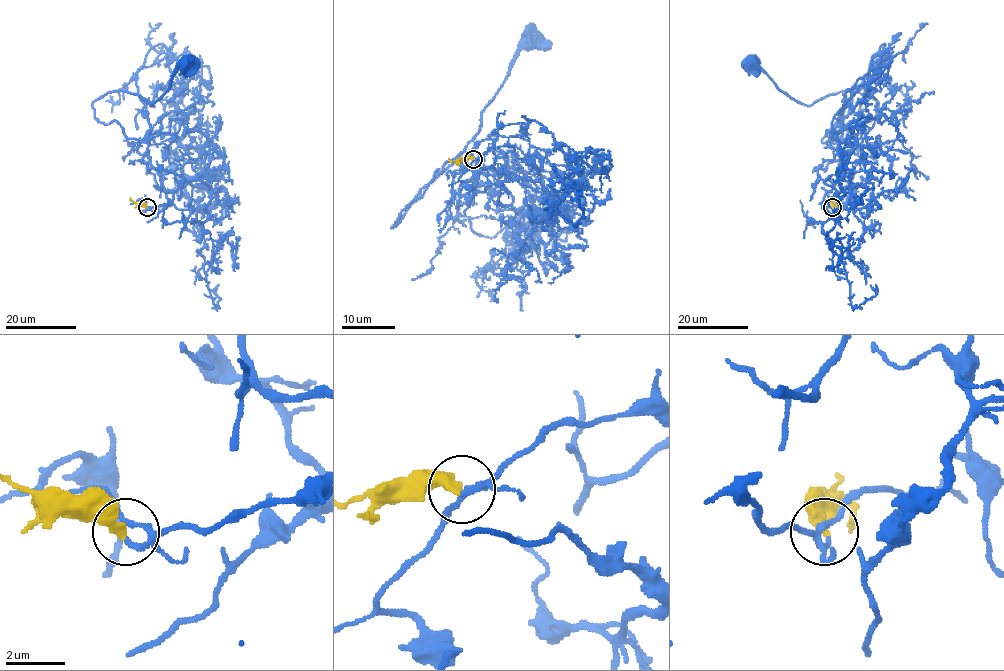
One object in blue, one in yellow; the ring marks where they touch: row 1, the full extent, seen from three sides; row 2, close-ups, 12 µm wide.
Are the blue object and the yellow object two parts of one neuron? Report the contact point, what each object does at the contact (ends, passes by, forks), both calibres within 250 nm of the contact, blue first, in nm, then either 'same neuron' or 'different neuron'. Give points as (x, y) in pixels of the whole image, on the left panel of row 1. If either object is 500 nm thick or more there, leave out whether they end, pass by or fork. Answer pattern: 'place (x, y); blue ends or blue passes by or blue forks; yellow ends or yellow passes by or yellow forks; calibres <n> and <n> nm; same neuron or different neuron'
place (147, 207); blue passes by; yellow ends; calibres 120 and 320 nm; same neuron

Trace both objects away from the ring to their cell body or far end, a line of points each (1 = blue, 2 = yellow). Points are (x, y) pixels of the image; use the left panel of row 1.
1: (147, 208), (173, 193), (150, 164), (150, 138), (128, 139), (92, 103), (127, 91), (151, 105), (186, 63)
2: (147, 207), (137, 205), (130, 197)

